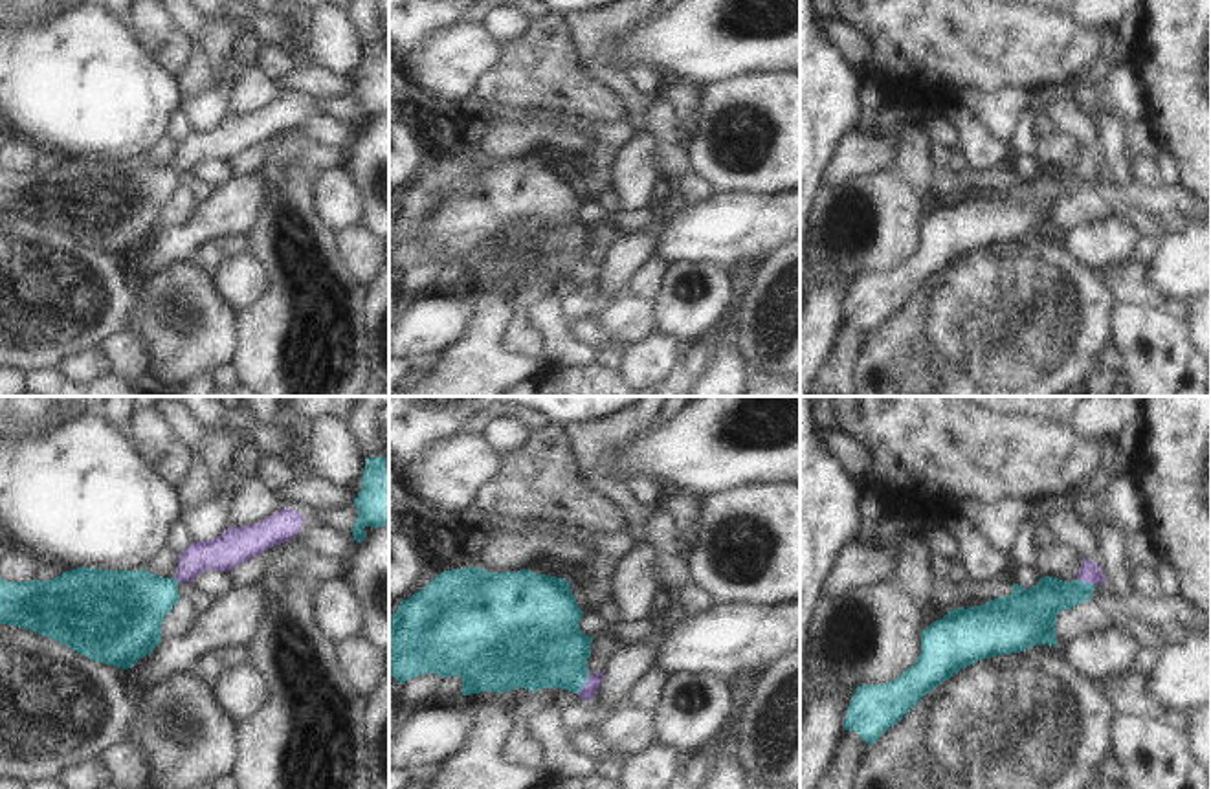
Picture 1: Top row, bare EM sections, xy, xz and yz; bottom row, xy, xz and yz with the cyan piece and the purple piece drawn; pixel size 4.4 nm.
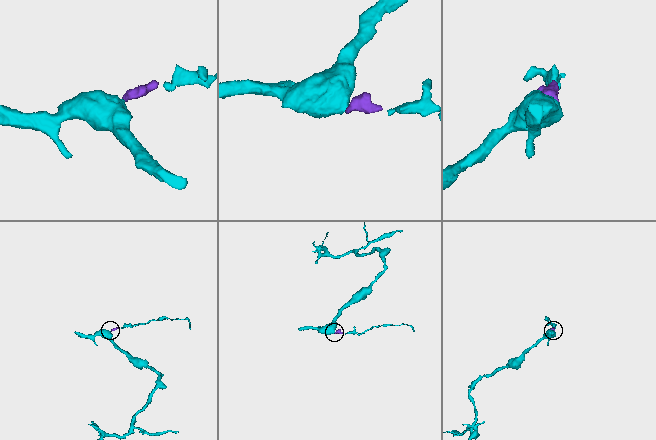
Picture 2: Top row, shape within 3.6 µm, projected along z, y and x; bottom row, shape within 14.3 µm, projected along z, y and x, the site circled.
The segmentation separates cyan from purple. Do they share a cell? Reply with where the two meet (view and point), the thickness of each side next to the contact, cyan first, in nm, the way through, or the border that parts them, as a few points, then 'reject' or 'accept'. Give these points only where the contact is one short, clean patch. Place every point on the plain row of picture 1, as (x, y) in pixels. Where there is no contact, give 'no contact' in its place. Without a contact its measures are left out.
meets cyan in xz at (584, 274); 360 nm thick on the cyan side, 70 nm on the other; runs through xz (542, 235), (584, 274), (588, 281); accept

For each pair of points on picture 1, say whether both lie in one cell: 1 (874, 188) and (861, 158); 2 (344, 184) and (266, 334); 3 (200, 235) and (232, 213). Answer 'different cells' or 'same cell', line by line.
1: different cells
2: different cells
3: same cell

